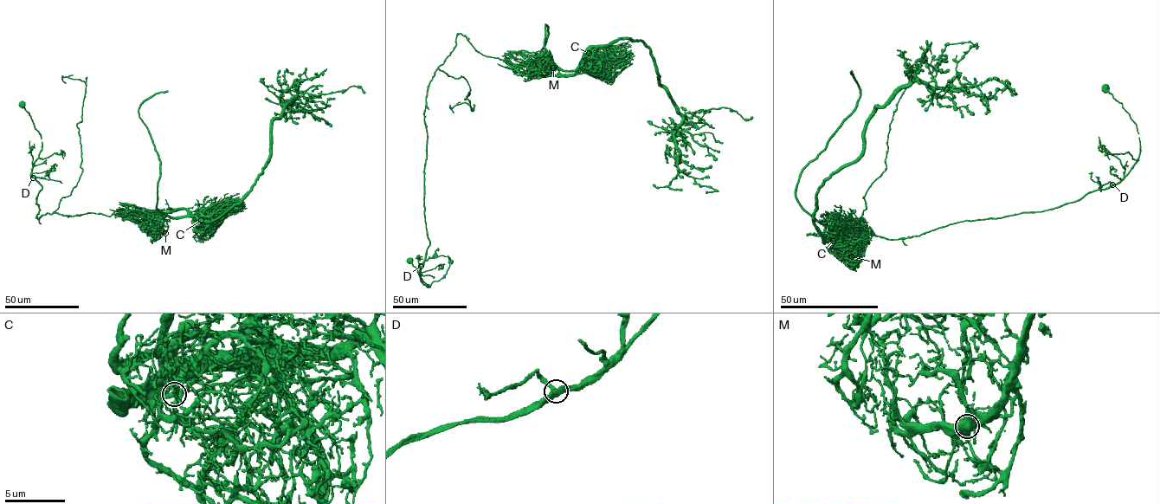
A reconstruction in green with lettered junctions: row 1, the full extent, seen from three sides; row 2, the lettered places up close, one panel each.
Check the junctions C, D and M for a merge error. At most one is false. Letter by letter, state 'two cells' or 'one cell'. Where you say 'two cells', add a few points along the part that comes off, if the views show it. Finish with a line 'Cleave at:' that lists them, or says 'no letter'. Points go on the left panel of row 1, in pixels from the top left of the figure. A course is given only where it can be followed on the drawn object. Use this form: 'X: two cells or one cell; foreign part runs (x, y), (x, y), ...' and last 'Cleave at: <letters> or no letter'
C: one cell
D: one cell
M: two cells; foreign part runs (164, 232), (119, 210), (38, 219), (42, 142), (21, 101)
Cleave at: M

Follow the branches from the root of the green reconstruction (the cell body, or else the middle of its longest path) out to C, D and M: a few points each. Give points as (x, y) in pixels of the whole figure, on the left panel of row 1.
C: (22, 103), (42, 143), (31, 172), (41, 186), (38, 219), (56, 212), (201, 220)
D: (22, 103), (42, 143), (41, 150), (33, 165), (33, 177)
M: (22, 103), (42, 143), (31, 172), (41, 186), (38, 219), (114, 213), (140, 224), (155, 218), (164, 232)

